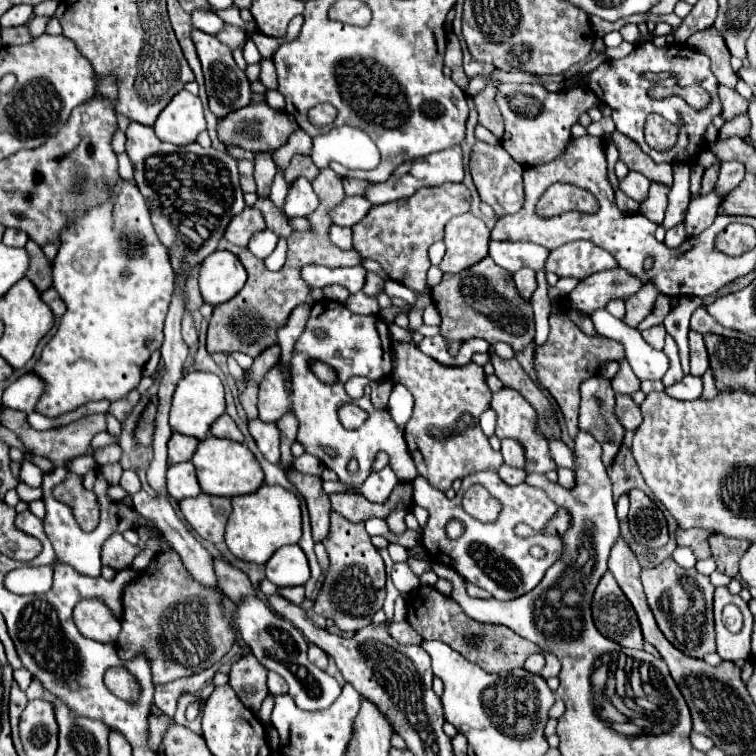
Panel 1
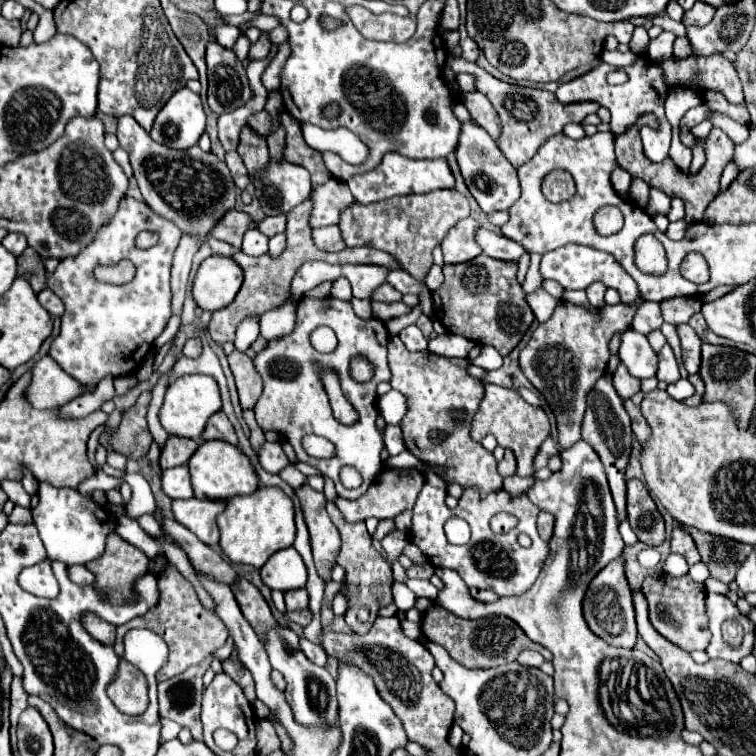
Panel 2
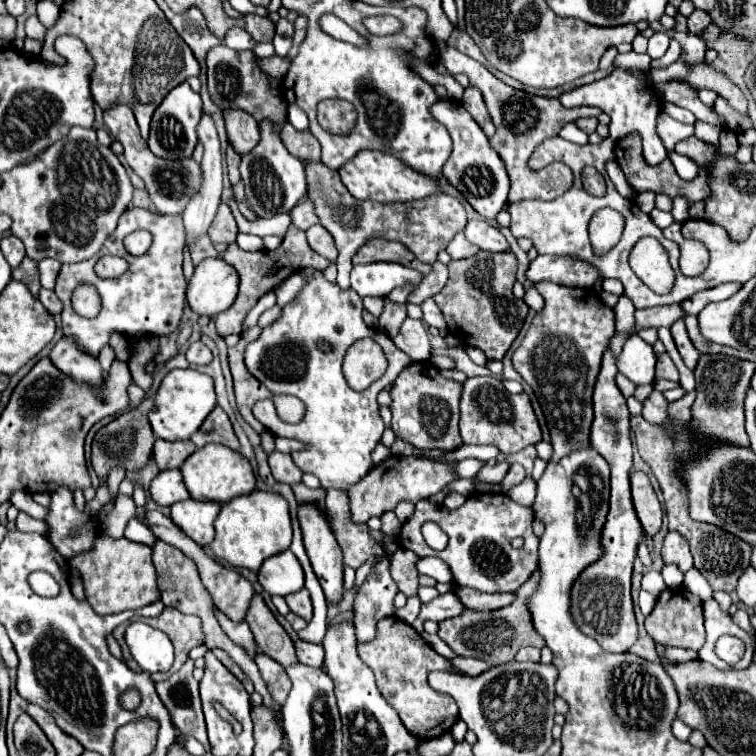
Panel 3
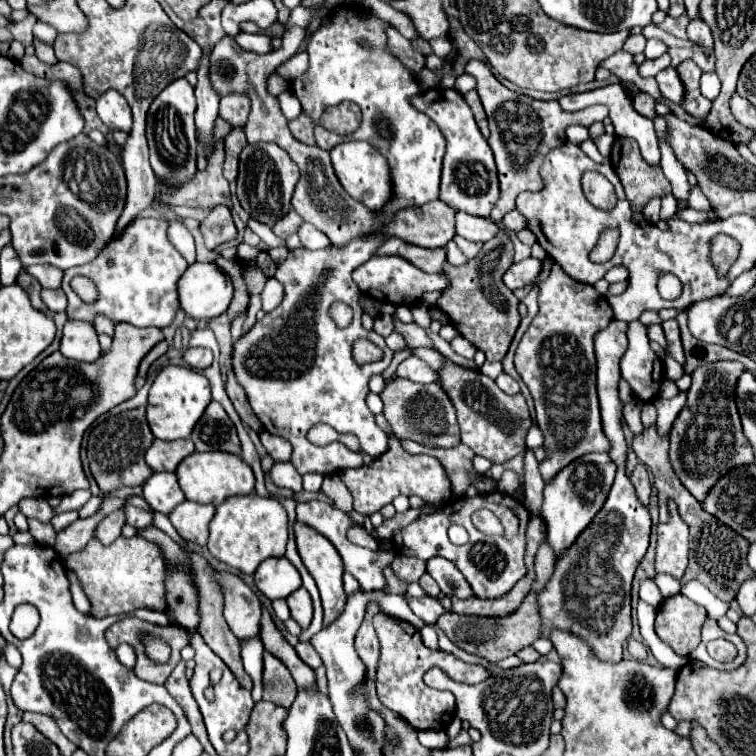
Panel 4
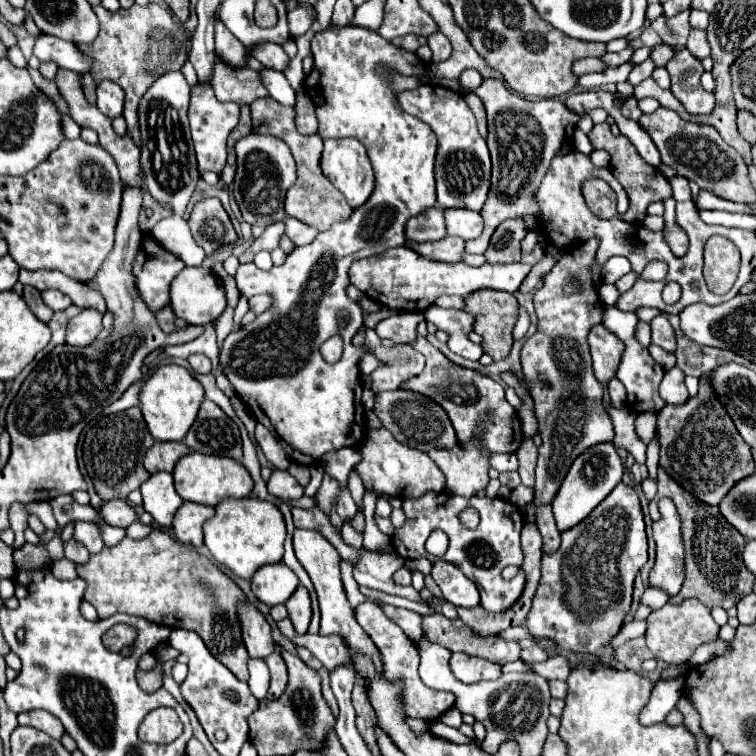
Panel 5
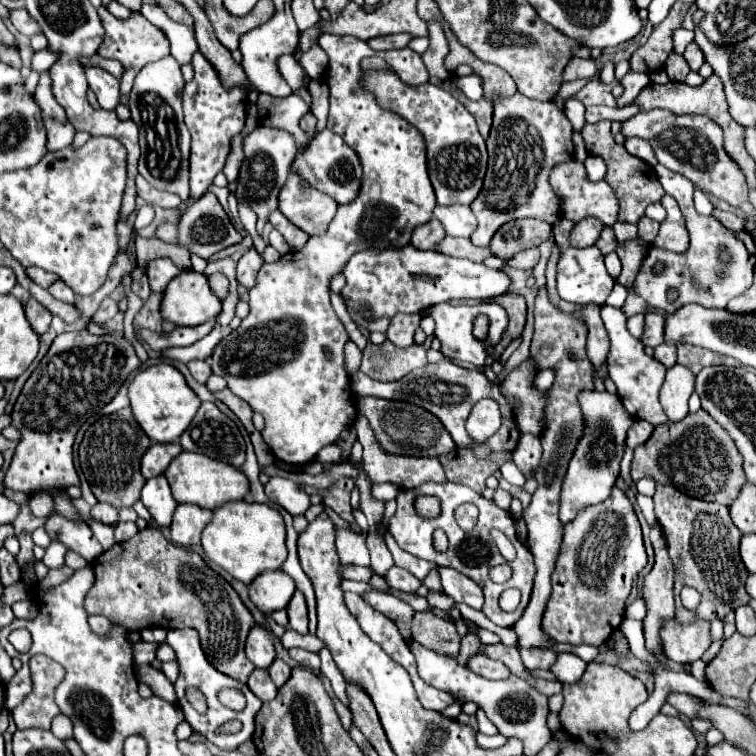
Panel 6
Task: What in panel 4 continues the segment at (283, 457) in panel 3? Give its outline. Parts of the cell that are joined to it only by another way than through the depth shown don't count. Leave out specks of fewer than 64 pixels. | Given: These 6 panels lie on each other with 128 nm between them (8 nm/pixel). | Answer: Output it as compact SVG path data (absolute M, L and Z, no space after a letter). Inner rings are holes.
M276 462L270 470L270 478L280 488L290 488L294 492L302 490L302 476L292 468L290 462Z

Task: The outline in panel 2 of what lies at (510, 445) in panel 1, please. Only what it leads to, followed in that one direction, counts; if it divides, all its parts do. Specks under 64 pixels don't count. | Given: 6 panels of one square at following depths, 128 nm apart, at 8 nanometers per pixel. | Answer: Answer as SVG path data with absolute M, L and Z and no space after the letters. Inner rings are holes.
M506 450L506 454L504 454L504 460L502 462L498 462L498 472L500 472L500 476L512 476L514 472L516 472L516 460L514 460L514 454L512 454L512 450Z

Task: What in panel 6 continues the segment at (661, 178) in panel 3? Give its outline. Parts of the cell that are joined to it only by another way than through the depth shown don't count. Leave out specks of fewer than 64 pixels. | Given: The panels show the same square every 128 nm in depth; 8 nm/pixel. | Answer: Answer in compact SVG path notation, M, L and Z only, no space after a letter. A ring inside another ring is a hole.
M602 120L602 122L596 122L596 124L586 122L584 128L582 128L582 136L584 136L584 142L586 142L588 154L590 156L600 156L608 166L606 180L612 184L612 188L614 188L614 192L620 200L618 220L628 222L628 224L636 224L644 216L646 206L652 204L652 202L658 202L664 196L664 190L662 190L662 186L656 178L654 168L644 164L644 160L638 160L636 156L626 152L624 146L614 142L614 138L610 134L610 120Z

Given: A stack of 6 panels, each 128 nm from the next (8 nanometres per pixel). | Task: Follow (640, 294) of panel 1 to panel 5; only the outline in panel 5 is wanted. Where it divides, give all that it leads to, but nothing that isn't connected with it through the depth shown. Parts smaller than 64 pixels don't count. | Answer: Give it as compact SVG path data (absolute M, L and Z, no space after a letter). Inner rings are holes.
M590 238L582 246L570 250L562 256L556 266L544 276L542 286L534 292L534 308L538 316L538 330L534 336L526 338L522 348L522 372L532 386L534 410L540 424L540 456L536 466L536 486L534 500L526 504L524 516L528 522L536 522L536 510L540 506L552 504L556 490L560 488L572 460L580 456L586 448L600 442L612 442L614 430L610 416L602 406L604 388L594 376L592 360L588 352L586 336L592 326L600 324L602 300L592 288L590 268L596 260L598 238ZM570 278L584 284L580 296L564 296L562 284Z

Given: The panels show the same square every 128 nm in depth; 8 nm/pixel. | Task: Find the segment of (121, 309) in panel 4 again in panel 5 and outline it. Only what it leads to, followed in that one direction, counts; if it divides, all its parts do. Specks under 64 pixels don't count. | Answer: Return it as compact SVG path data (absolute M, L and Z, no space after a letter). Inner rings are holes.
M152 236L142 240L142 248L134 264L134 276L138 290L152 312L168 304L170 282L184 266L186 264L180 258L166 252Z

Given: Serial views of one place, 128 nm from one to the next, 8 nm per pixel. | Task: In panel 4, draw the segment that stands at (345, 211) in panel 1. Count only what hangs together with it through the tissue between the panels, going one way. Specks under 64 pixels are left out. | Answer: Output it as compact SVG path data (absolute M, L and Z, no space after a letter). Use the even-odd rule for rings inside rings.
M290 210L282 220L278 220L274 226L272 226L272 232L276 234L276 236L280 236L280 238L288 238L288 236L292 236L294 232L296 232L296 228L302 224L302 220L300 220L300 216L294 212L294 210Z

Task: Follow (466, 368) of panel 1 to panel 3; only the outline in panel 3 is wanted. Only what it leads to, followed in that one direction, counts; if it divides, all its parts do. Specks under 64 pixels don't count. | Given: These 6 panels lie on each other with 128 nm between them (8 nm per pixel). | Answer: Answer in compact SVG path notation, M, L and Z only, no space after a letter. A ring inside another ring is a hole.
M412 362L390 388L390 410L392 410L392 430L404 442L410 442L418 448L440 448L456 450L462 440L458 432L458 400L462 384L446 380L438 374L432 362Z

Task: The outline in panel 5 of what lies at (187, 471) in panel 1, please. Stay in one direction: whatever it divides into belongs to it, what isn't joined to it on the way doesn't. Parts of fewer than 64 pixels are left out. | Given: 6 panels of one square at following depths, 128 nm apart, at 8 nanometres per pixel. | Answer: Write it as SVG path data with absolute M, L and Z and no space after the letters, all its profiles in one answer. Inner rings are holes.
M158 472L152 474L140 488L142 498L144 498L144 510L152 514L154 522L158 526L170 526L176 510L184 502L172 484L172 474L168 472Z

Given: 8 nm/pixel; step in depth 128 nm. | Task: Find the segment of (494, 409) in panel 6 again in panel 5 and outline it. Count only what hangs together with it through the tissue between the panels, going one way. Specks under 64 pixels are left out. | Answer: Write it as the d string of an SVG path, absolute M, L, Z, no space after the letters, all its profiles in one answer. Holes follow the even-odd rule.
M476 434L470 442L458 443L454 448L434 449L428 456L438 464L446 476L446 490L464 498L474 496L488 484L490 454L482 450L482 440Z

